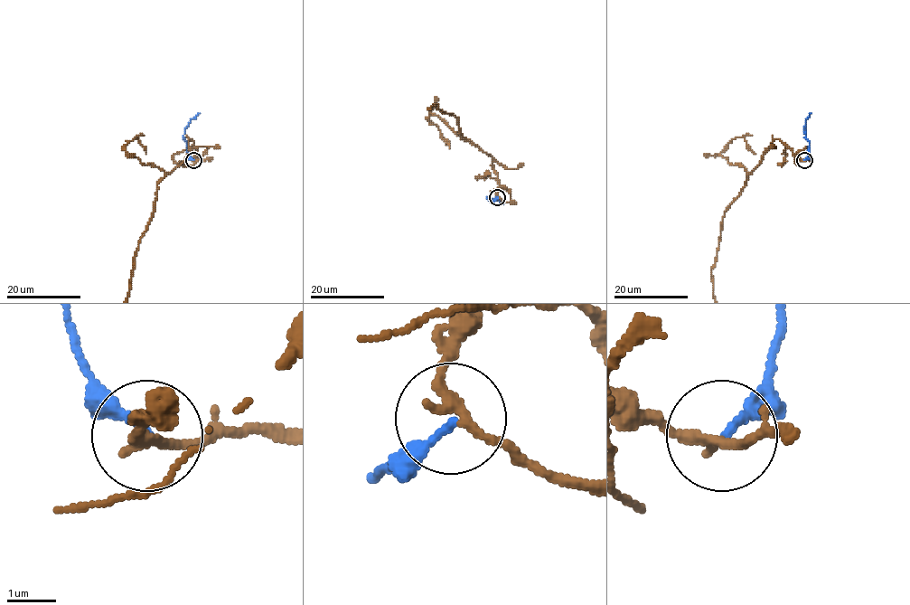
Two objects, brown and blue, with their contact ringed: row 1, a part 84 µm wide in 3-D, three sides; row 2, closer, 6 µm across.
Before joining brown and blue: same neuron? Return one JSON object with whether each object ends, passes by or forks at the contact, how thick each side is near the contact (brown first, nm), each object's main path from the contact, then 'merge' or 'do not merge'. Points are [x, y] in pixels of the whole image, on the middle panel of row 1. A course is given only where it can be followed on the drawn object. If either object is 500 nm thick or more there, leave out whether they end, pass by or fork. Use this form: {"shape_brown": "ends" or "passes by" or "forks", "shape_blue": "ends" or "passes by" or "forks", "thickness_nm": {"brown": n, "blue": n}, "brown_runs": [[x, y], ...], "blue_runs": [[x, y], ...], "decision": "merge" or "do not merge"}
{"shape_brown": "passes by", "shape_blue": "ends", "thickness_nm": {"brown": 200, "blue": 150}, "blue_runs": [[497, 197], [490, 203], [487, 198], [494, 198], [503, 204]], "decision": "merge"}

